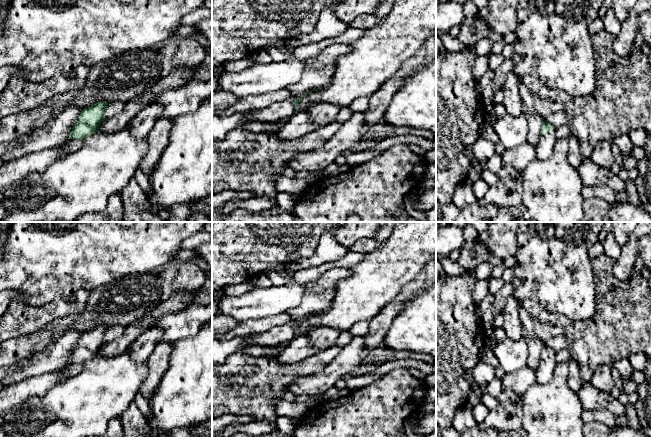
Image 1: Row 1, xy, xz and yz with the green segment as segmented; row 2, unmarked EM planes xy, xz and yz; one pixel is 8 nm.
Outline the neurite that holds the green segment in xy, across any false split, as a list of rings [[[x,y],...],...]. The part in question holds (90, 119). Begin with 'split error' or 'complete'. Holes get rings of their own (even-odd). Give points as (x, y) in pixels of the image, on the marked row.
split error | [[[96,102],[83,109],[69,134],[69,138],[62,145],[67,154],[74,151],[82,139],[98,132],[101,123],[106,119],[104,112],[108,105],[107,102]]]

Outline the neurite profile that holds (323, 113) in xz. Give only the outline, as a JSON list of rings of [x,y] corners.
[[[321,102],[311,106],[308,112],[311,121],[320,127],[336,121],[340,108],[336,104]]]

